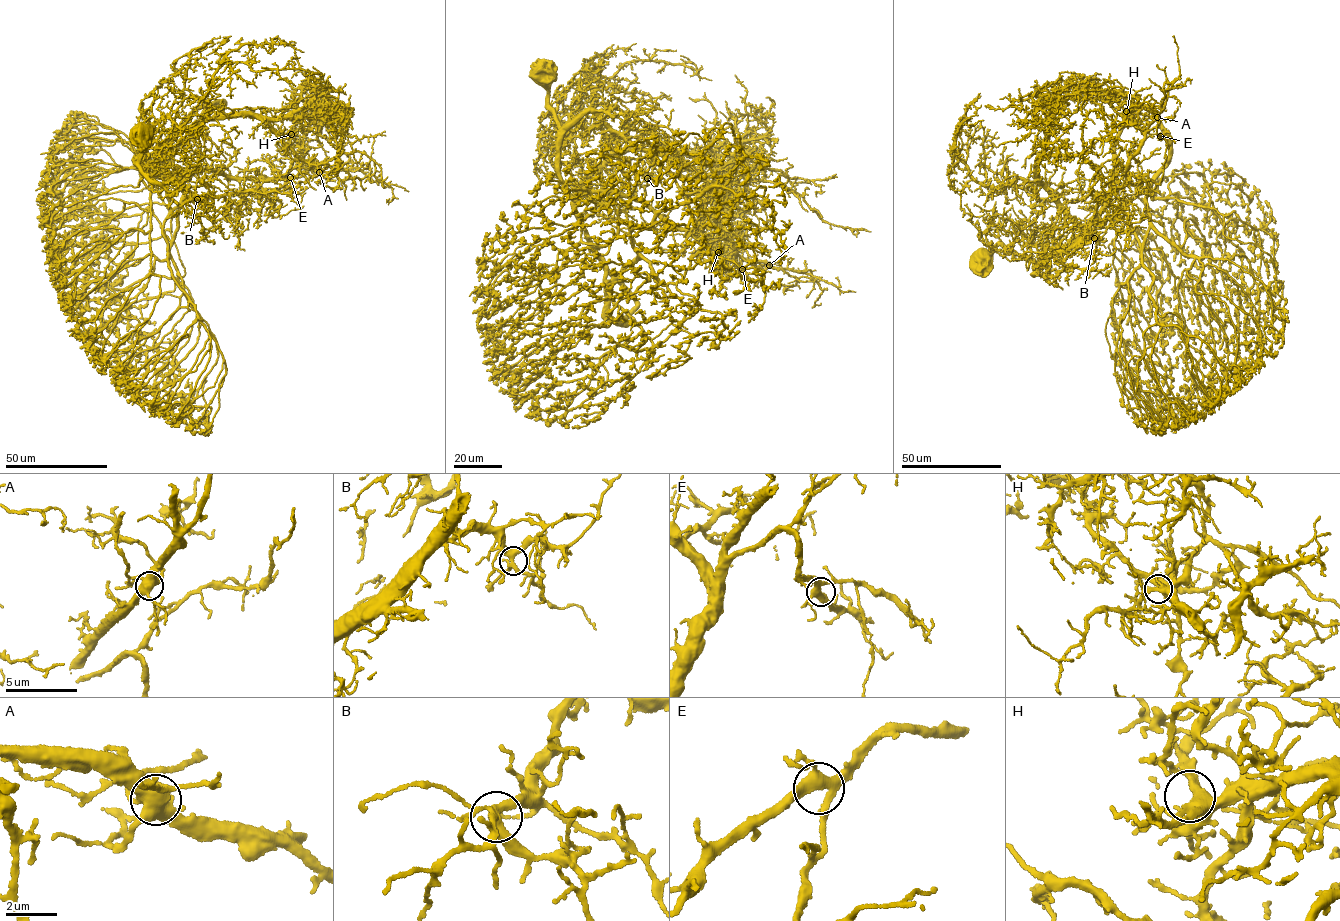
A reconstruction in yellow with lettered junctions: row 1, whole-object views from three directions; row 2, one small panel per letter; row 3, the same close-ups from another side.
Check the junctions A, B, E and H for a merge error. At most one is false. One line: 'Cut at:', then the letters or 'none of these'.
Cut at: none of these

